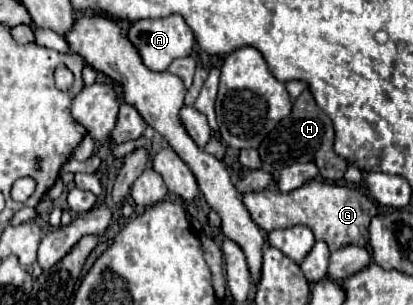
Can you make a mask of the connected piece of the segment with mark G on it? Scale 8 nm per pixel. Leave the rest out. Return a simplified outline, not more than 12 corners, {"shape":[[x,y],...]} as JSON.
{"shape":[[311,180],[245,192],[267,232],[305,224],[329,250],[367,246],[373,200]]}

